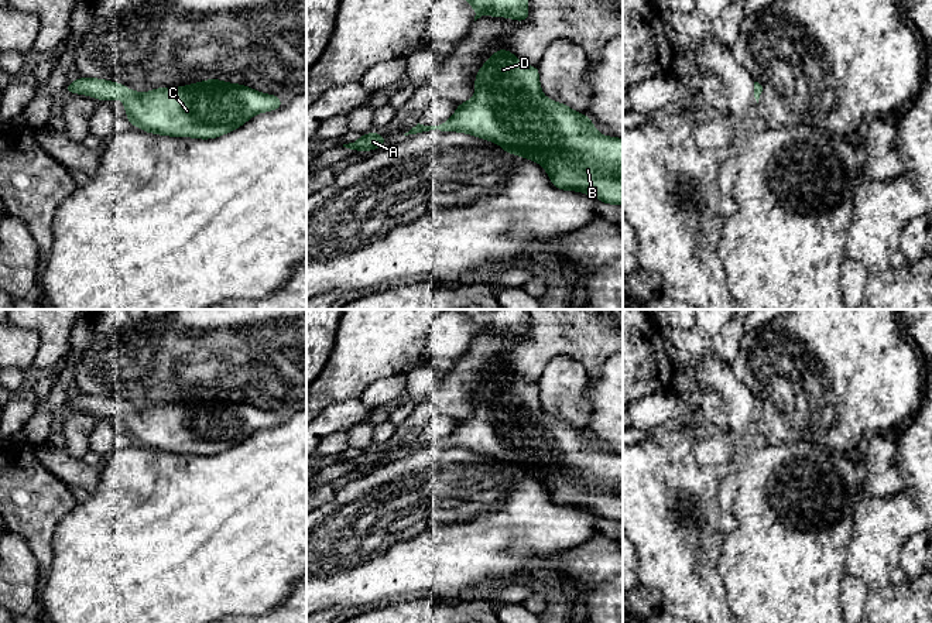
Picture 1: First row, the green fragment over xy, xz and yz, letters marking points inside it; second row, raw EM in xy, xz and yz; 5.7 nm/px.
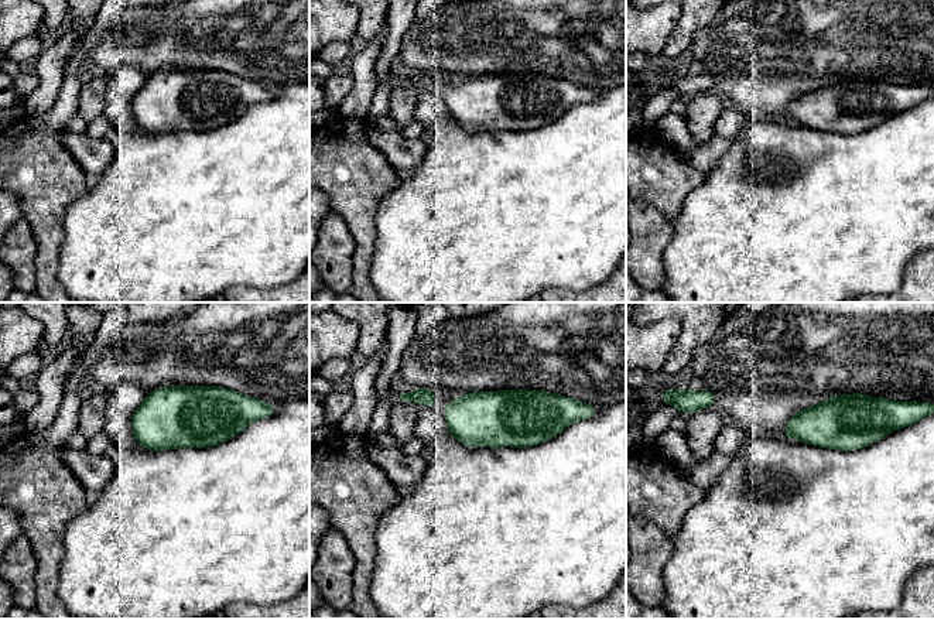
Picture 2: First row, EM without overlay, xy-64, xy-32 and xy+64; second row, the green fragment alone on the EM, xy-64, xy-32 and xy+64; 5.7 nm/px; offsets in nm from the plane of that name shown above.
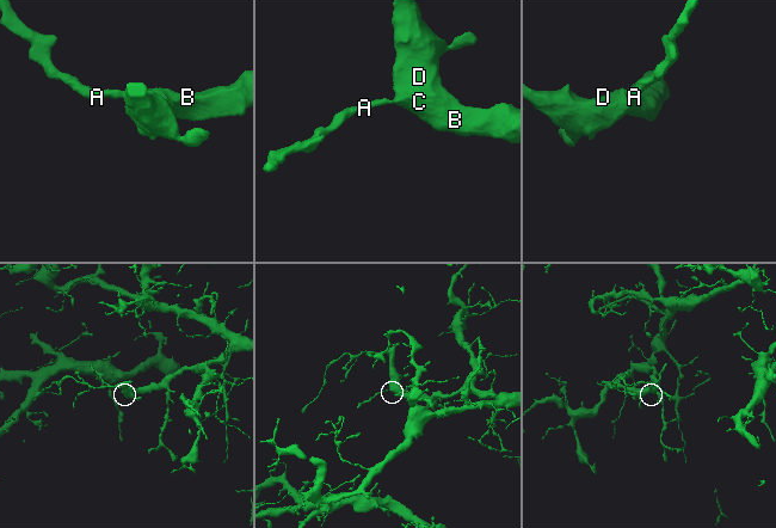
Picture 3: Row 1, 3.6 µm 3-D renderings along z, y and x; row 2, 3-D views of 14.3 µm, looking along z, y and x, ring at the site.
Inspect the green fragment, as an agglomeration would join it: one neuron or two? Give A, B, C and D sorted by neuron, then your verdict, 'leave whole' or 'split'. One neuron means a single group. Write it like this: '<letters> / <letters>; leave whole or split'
A B C D; leave whole

